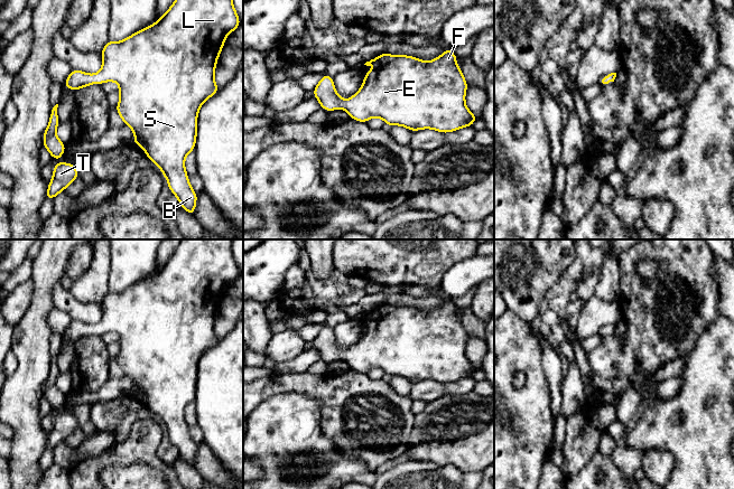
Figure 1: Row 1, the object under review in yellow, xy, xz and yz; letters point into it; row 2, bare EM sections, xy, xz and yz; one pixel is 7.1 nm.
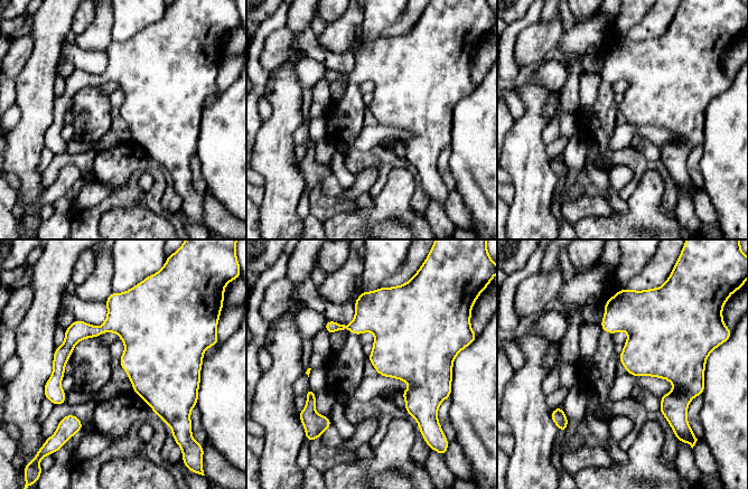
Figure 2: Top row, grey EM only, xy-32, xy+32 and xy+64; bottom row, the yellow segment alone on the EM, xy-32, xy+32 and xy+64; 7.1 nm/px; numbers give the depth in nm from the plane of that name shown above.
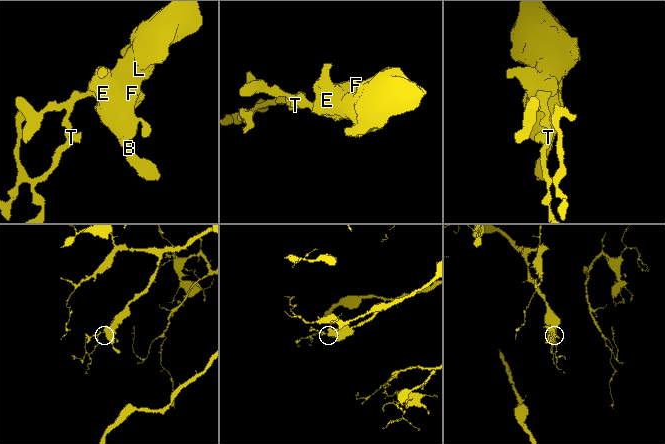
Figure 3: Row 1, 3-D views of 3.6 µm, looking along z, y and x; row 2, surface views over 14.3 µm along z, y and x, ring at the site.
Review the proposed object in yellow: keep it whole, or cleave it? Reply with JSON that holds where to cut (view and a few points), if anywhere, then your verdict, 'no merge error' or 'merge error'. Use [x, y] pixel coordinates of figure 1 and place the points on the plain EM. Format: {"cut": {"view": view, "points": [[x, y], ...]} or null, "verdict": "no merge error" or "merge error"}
{"cut": null, "verdict": "no merge error"}

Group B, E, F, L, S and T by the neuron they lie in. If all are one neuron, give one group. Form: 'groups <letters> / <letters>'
groups B E F L S T

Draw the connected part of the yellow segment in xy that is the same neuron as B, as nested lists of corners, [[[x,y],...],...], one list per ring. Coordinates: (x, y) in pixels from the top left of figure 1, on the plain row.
[[[182,239],[170,258],[151,276],[138,281],[122,292],[109,291],[101,302],[102,319],[94,326],[72,320],[64,332],[66,339],[77,341],[95,333],[113,331],[119,335],[118,365],[134,384],[133,394],[145,399],[145,405],[161,420],[170,442],[179,455],[195,466],[197,444],[192,439],[185,420],[186,406],[195,401],[197,366],[204,352],[220,340],[214,331],[217,309],[229,284],[240,275],[232,251],[233,239]]]

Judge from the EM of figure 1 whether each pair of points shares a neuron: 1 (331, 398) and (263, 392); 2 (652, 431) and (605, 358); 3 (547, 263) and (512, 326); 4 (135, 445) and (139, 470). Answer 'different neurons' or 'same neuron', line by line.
1: same neuron
2: different neurons
3: different neurons
4: different neurons

